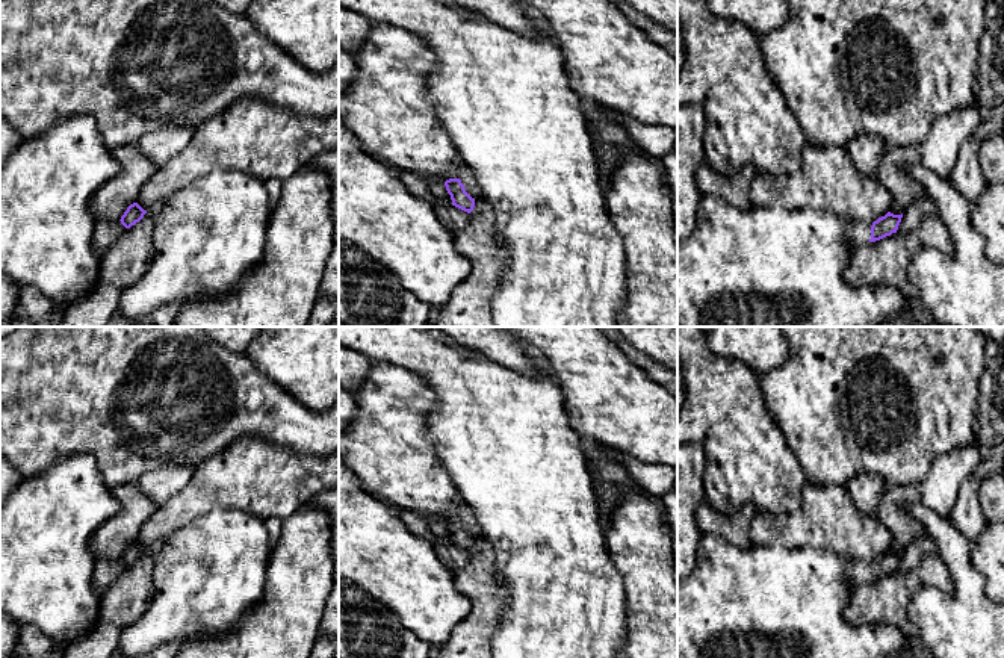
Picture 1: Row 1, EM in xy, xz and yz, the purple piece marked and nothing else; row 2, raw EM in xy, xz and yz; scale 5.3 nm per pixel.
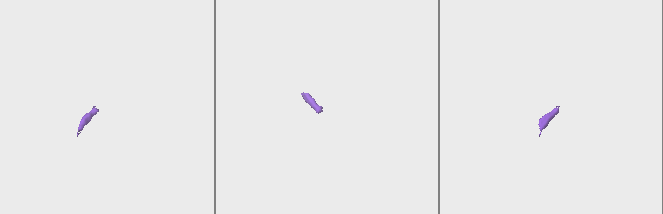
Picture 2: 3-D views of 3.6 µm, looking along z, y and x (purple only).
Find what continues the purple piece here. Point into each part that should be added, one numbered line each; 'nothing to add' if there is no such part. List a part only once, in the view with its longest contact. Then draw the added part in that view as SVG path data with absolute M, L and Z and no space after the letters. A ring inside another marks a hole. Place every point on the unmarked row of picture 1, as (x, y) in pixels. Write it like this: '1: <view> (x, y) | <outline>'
1: xz (466, 513) | M463 501L460 502L460 519L464 523L466 531L472 537L475 537L475 539L484 537L482 529L476 520L473 510L467 504L464 504Z

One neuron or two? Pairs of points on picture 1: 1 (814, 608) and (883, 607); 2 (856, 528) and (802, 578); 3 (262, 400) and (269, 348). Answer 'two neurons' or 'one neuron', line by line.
1: two neurons
2: two neurons
3: two neurons

